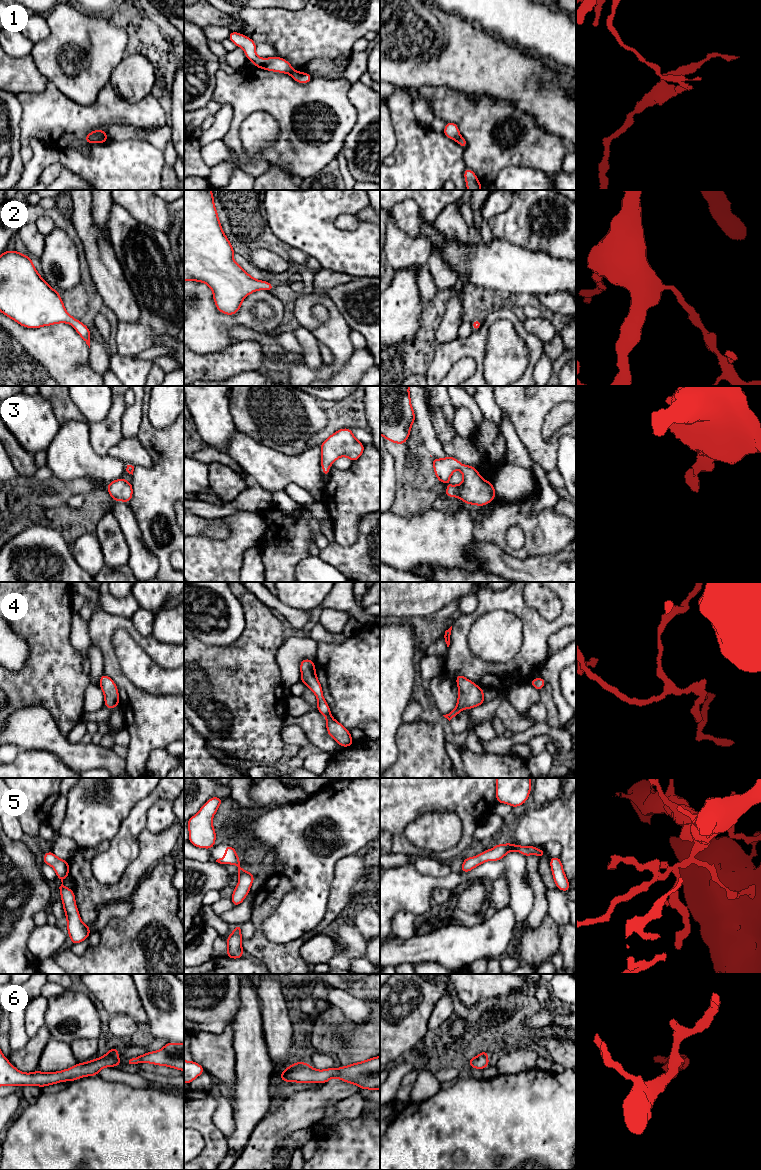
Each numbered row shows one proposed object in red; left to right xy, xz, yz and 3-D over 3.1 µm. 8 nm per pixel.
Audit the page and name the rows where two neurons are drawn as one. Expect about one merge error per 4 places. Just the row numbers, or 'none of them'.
1

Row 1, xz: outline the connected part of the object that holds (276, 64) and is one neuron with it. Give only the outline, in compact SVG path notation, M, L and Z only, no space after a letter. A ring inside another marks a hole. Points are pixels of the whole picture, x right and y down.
M231 31L228 39L232 41L237 47L244 49L246 58L252 61L255 67L290 75L293 72L296 72L287 60L280 58L277 55L271 58L259 58L255 52L256 43L245 35Z

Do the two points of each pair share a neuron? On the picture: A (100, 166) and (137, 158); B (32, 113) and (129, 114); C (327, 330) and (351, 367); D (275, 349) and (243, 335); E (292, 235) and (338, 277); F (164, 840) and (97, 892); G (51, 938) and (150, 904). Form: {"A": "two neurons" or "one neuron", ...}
{"A": "one neuron", "B": "one neuron", "C": "two neurons", "D": "one neuron", "E": "two neurons", "F": "one neuron", "G": "two neurons"}

